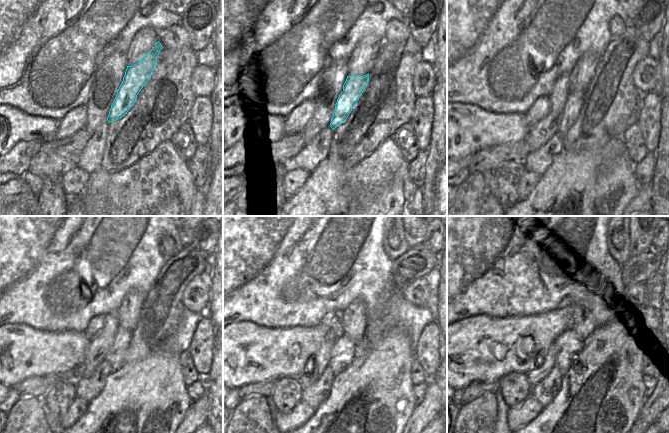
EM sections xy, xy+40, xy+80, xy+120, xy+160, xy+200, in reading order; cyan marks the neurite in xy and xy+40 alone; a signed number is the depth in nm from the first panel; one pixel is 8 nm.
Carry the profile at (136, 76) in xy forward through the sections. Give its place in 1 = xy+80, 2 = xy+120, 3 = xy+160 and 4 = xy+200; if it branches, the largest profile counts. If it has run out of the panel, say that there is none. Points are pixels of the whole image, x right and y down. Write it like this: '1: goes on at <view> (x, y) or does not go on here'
1: goes on at xy+80 (574, 102)
2: goes on at xy+120 (122, 339)
3: goes on at xy+160 (343, 351)
4: goes on at xy+200 (569, 344)

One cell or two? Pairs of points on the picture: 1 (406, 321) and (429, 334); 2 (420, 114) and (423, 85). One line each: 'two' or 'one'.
1: two
2: two

